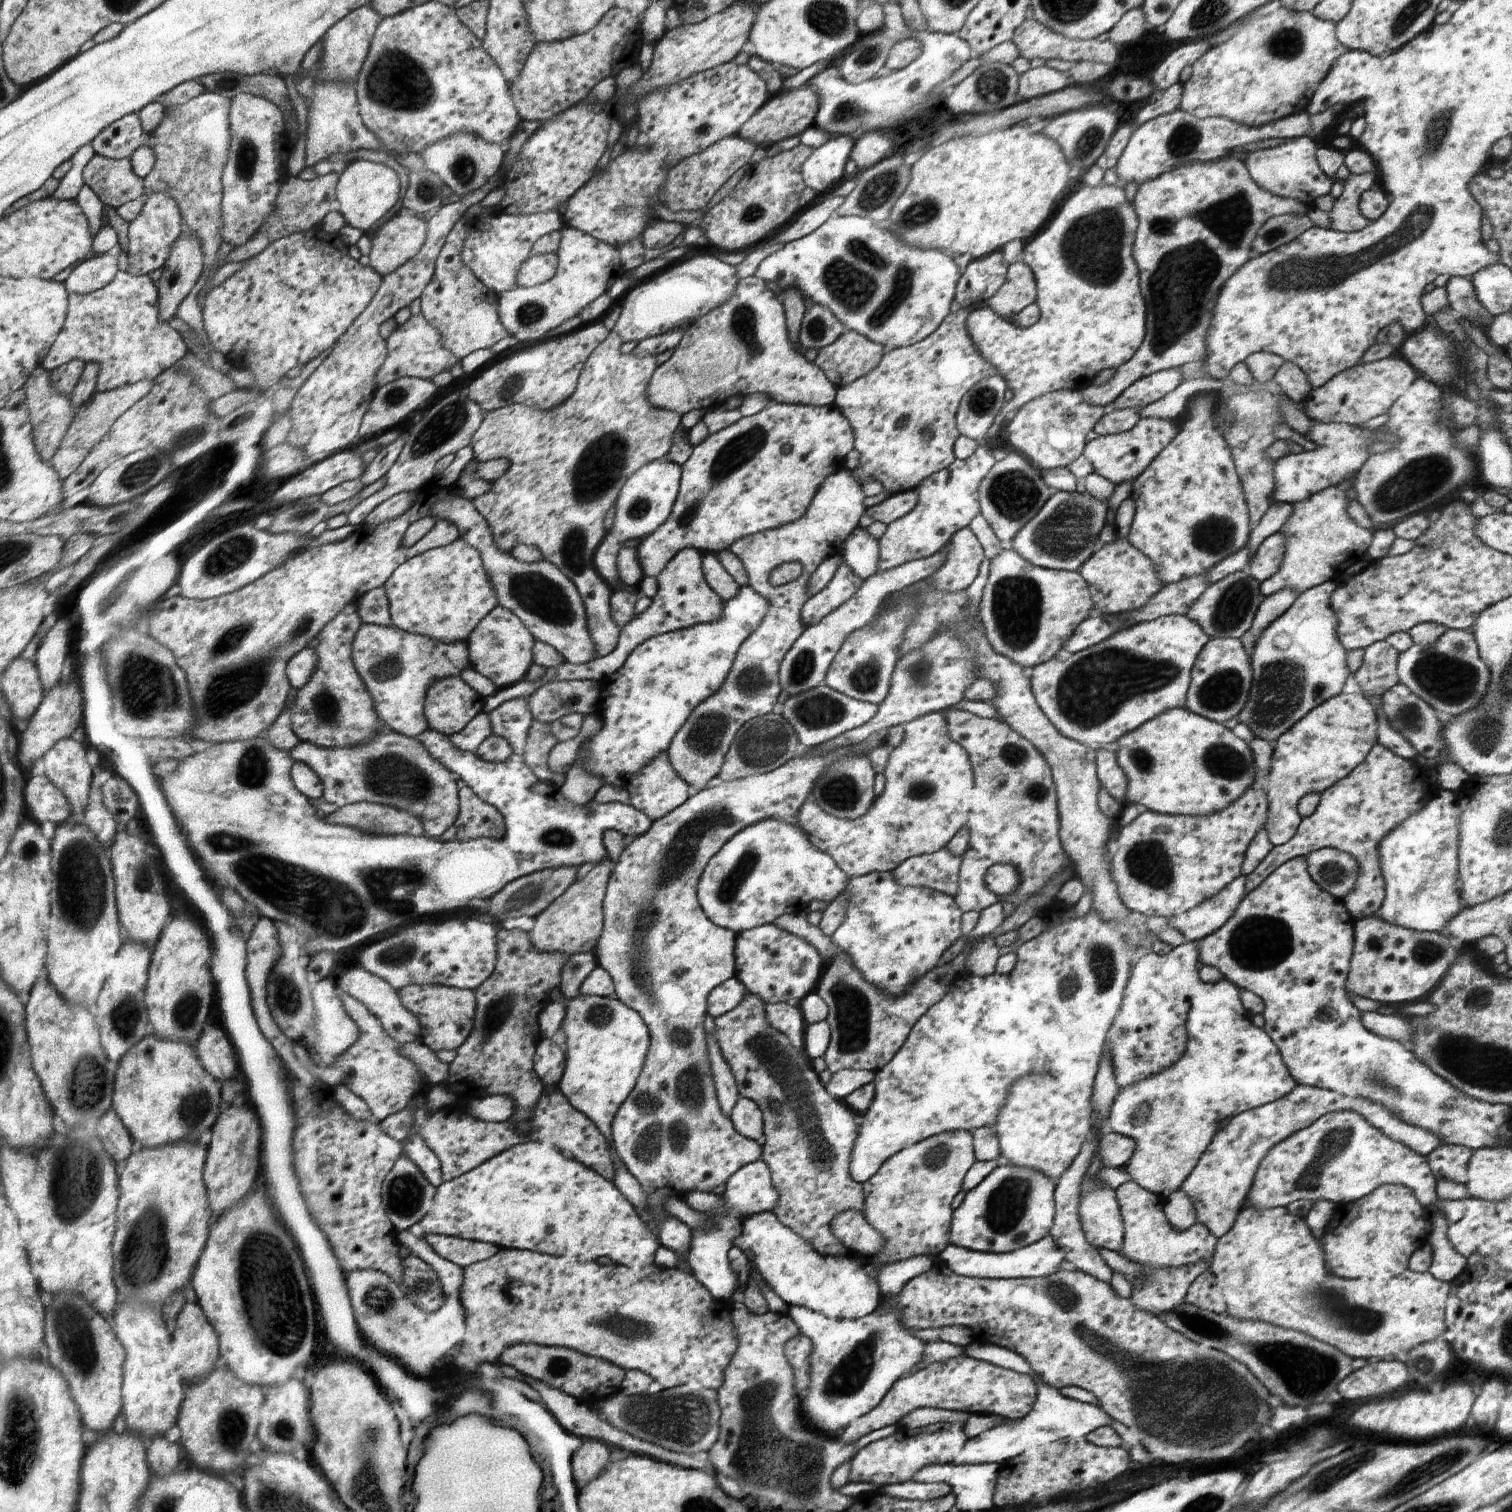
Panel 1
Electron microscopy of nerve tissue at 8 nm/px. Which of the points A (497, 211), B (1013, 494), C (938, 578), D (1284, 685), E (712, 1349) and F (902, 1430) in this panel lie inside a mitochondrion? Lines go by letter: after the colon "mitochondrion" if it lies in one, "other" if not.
A: other
B: mitochondrion
C: other
D: mitochondrion
E: other
F: other

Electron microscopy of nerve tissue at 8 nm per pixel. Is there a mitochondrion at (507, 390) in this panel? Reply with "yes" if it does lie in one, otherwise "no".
yes

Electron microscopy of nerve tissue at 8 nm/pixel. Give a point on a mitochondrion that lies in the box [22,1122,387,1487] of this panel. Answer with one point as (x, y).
(268, 1291)

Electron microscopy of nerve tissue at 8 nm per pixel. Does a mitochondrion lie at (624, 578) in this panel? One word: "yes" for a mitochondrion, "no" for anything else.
no

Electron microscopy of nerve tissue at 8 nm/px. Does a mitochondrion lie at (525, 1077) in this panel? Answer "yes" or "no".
no

